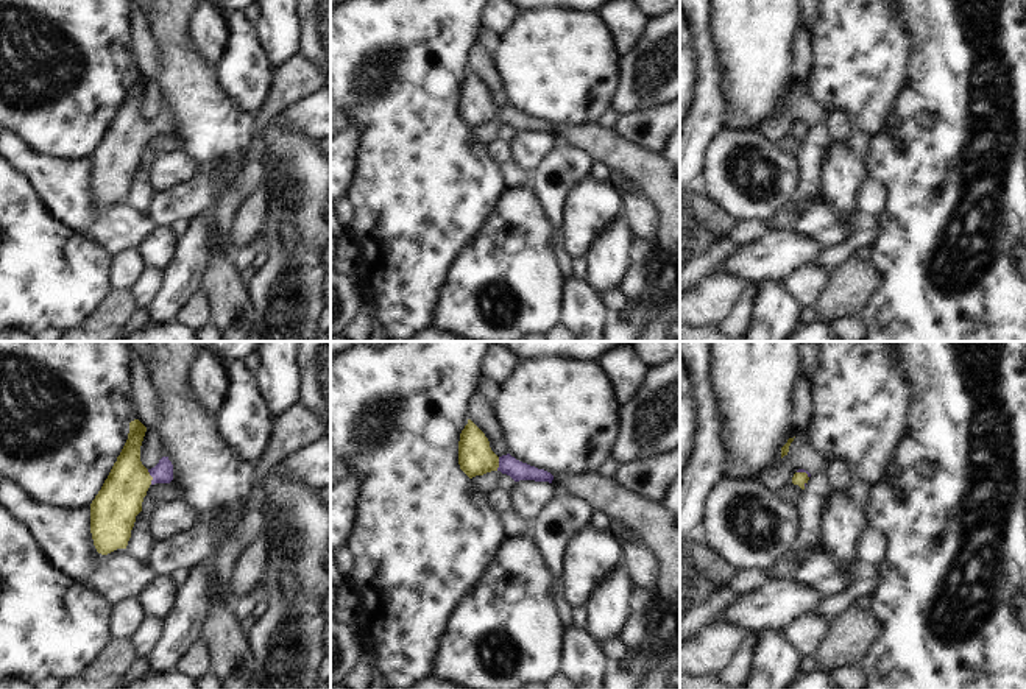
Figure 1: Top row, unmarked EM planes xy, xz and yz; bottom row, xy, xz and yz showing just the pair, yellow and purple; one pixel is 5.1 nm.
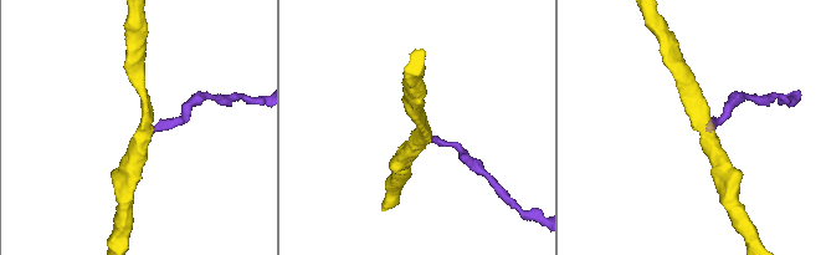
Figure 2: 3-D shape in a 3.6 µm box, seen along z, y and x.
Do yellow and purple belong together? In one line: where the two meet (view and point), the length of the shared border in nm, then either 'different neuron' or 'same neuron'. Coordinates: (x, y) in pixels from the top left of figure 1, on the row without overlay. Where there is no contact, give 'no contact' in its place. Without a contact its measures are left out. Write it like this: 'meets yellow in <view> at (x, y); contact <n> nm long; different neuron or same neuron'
meets yellow in xy at (152, 128); contact 80 nm long; same neuron

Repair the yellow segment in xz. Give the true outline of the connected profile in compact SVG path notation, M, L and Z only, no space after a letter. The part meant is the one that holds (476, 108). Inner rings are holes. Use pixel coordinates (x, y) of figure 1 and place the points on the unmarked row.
M468 70L468 75L460 84L458 115L469 129L491 122L501 122L502 125L510 126L515 132L535 131L552 134L554 131L550 123L522 114L510 104L497 108L491 101L485 84L471 70Z

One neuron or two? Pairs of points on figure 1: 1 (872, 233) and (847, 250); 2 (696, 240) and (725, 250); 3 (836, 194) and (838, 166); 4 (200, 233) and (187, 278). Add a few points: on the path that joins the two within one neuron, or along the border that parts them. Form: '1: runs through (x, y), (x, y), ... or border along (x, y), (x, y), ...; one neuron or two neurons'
1: runs through (866, 237), (853, 243); one neuron
2: border along (742, 242), (721, 237), (696, 256); two neurons
3: runs through (838, 187), (838, 172); one neuron
4: runs through (192, 243), (187, 267); one neuron

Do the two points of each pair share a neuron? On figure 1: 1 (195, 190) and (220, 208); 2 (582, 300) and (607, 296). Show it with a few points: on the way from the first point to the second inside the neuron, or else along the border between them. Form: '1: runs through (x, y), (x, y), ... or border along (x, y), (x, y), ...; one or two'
1: border along (215, 200), (211, 211); two
2: border along (596, 292), (605, 309); two

